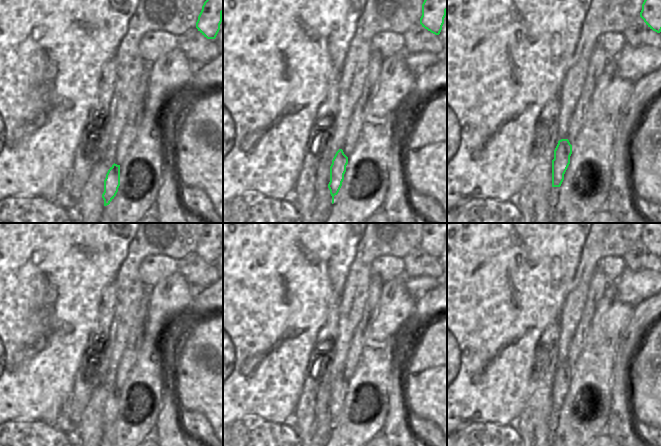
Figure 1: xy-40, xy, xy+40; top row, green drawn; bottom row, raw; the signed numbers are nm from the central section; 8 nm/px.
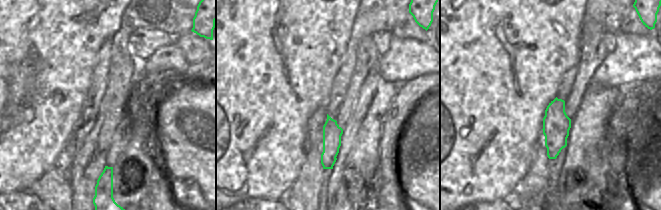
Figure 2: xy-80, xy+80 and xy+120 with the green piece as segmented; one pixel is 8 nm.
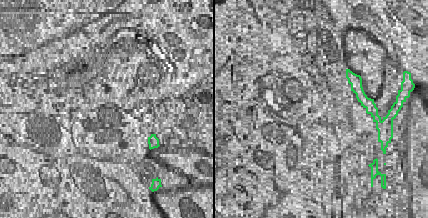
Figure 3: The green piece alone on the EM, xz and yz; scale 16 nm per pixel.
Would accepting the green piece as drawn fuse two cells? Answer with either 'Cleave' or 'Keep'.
Cleave.

